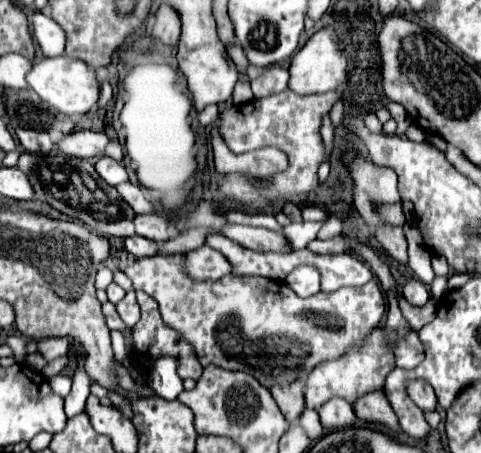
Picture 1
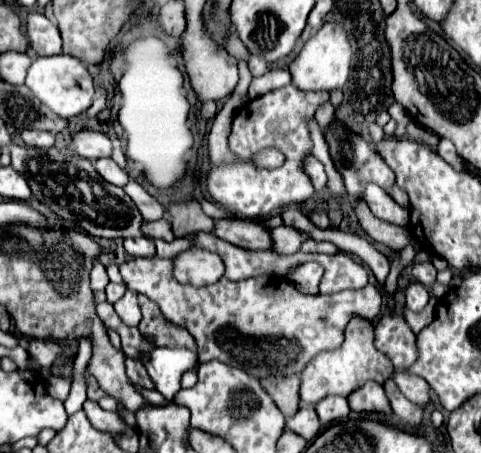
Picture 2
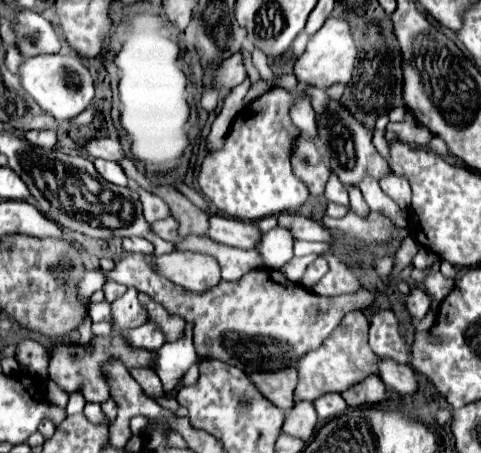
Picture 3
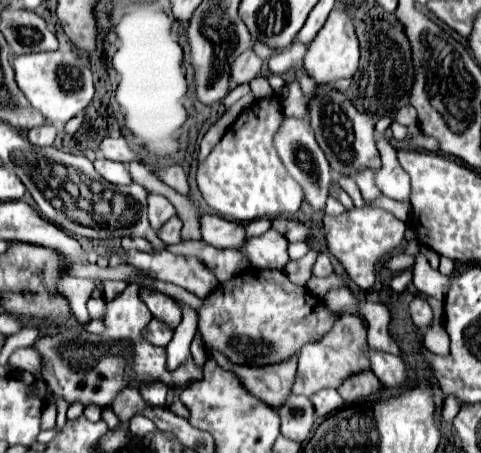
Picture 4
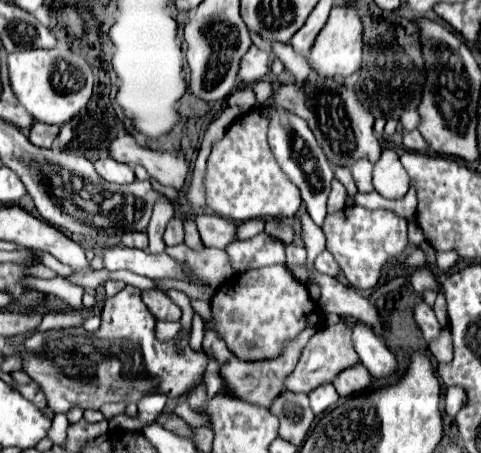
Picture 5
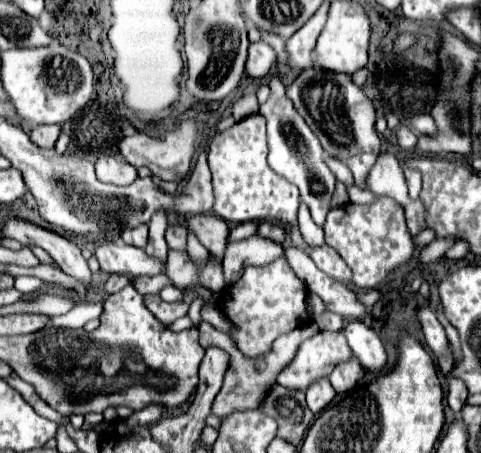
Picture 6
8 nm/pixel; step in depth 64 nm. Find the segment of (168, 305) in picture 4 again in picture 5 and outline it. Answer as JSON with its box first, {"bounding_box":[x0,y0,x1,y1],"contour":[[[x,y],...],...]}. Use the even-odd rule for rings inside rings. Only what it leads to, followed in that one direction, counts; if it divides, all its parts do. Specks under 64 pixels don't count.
{"bounding_box":[142,290,182,320],"contour":[[[144,290],[142,300],[158,320],[180,320],[182,316],[182,310],[176,304],[172,304],[168,296],[160,290]]]}

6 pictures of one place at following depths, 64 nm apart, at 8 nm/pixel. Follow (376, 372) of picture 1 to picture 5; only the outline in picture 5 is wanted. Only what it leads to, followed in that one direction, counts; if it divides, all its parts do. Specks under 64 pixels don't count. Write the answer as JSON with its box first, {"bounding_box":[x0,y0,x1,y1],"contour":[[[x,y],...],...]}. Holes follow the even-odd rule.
{"bounding_box":[284,322,358,392],"contour":[[[340,322],[336,326],[328,326],[328,328],[318,330],[308,340],[308,344],[302,348],[300,360],[298,360],[294,372],[286,378],[284,386],[286,386],[286,390],[292,390],[292,392],[310,392],[312,388],[316,388],[320,384],[332,382],[336,372],[342,372],[344,368],[348,368],[348,366],[352,366],[356,362],[358,362],[358,356],[356,356],[354,348],[352,348],[352,340],[348,336],[348,324]]]}

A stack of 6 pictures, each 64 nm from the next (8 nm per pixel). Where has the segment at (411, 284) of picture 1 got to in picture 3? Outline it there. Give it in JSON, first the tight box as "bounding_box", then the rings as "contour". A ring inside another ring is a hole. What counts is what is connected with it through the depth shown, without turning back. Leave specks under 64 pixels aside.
{"bounding_box":[406,288,430,320],"contour":[[[414,288],[410,292],[410,298],[408,298],[406,306],[408,306],[408,312],[412,314],[412,318],[422,320],[428,314],[428,310],[430,310],[430,298],[428,298],[428,294],[424,290]]]}

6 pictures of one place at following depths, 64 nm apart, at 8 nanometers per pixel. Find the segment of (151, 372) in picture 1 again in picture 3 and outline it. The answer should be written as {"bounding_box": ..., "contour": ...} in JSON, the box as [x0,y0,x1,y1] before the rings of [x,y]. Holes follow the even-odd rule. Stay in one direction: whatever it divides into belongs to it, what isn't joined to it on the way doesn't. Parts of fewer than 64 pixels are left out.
{"bounding_box":[154,322,196,392],"contour":[[[192,322],[186,324],[184,336],[176,342],[168,342],[158,350],[158,360],[154,372],[160,376],[162,386],[166,392],[174,390],[182,374],[194,364],[196,360],[196,350],[192,346]]]}

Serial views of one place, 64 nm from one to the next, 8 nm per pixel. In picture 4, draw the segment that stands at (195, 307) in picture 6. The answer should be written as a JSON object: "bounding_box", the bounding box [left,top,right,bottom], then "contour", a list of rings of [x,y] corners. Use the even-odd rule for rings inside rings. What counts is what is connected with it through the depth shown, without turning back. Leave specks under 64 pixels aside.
{"bounding_box":[190,329,207,366],"contour":[[[198,329],[196,330],[196,334],[191,343],[190,351],[194,361],[196,364],[198,364],[198,366],[202,366],[206,362],[207,355]]]}

